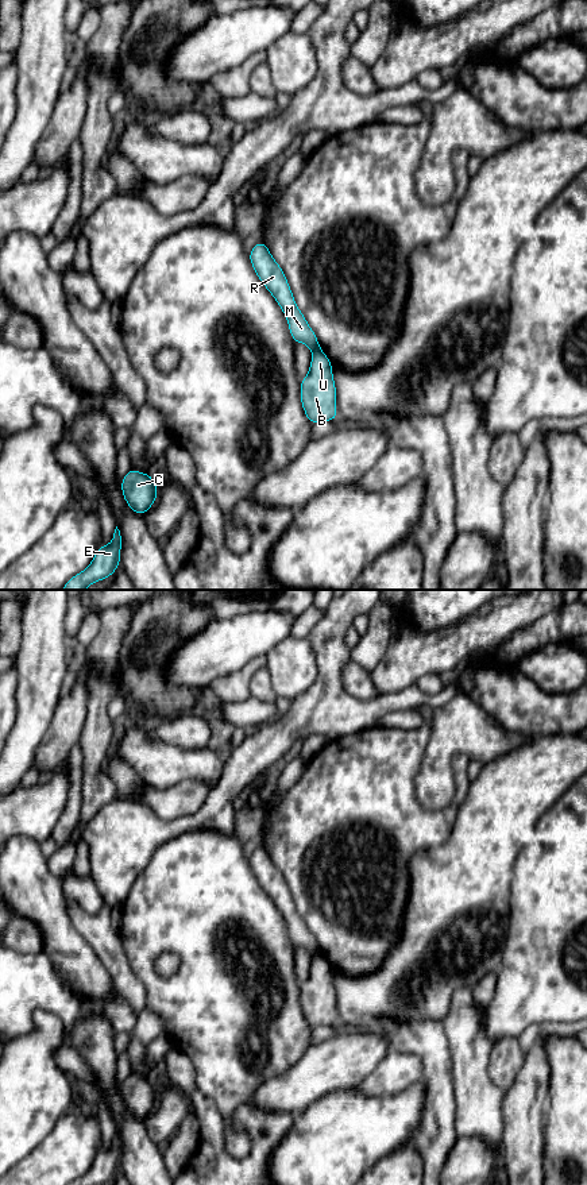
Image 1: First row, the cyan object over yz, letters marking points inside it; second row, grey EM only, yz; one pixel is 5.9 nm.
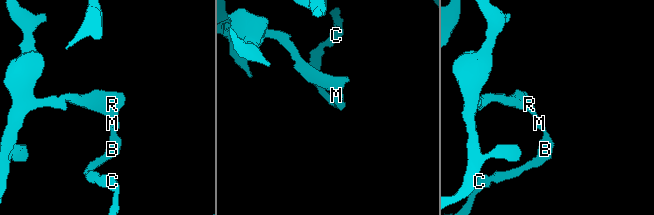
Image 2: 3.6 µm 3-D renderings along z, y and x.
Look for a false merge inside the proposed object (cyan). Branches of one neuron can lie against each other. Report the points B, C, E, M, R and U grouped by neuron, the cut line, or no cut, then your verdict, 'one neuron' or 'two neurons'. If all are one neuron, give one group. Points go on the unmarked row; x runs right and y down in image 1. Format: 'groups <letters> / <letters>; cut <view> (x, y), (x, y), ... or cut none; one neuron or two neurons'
groups B C E U / M R; cut yz (319, 952), (313, 957); two neurons

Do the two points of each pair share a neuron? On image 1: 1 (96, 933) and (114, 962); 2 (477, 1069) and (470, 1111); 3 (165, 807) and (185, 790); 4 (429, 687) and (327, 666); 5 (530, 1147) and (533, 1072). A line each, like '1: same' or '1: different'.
1: same
2: same
3: same
4: different
5: same

